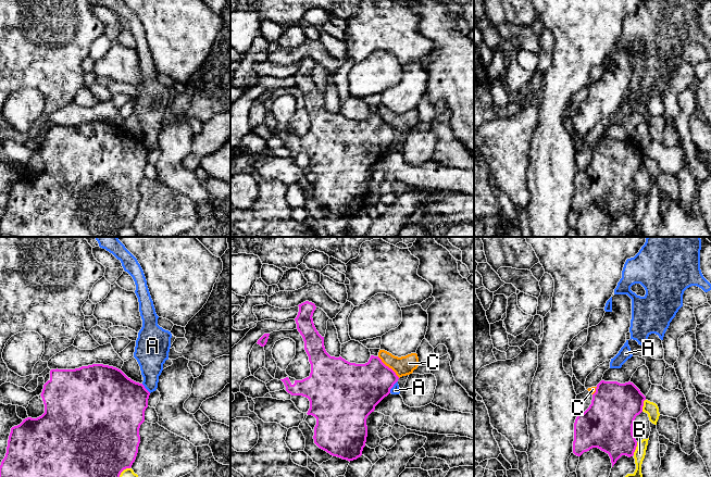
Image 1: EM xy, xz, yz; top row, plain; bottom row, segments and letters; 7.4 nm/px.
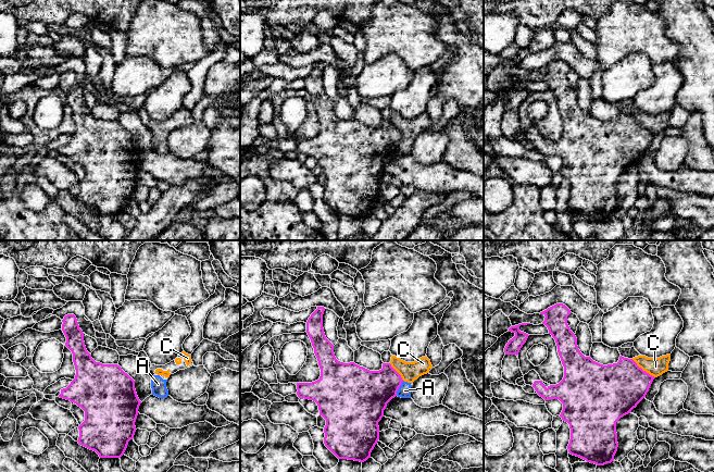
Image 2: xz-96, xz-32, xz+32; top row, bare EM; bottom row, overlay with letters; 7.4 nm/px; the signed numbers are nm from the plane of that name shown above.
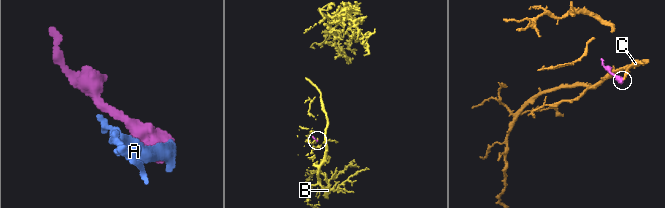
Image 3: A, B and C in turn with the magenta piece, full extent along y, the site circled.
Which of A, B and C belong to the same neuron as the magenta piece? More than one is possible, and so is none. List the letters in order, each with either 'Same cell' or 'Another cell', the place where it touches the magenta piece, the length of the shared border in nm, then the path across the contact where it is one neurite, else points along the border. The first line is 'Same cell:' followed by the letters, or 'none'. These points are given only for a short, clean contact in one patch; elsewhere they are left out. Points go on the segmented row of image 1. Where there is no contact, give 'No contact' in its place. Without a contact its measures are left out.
Same cell: none
A: Another cell. Touches magenta at xz (393, 386). Shared border 110 nm. Boundary: xz (397, 380), (389, 392)
B: Another cell. Touches magenta at yz (635, 449). Shared border 100 nm
C: Another cell. Touches magenta at xz (387, 366). Shared border 220 nm

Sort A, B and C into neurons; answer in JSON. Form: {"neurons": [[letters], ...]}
{"neurons": [["A", "C"], ["B"]]}

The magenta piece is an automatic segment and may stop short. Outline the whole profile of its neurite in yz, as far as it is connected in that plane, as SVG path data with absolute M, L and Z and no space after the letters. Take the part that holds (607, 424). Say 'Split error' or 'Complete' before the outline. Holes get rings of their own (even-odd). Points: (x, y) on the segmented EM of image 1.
Complete. M601 380L591 404L574 423L573 453L581 456L592 448L609 454L613 465L622 456L634 455L637 441L633 425L643 412L646 397L631 381Z

